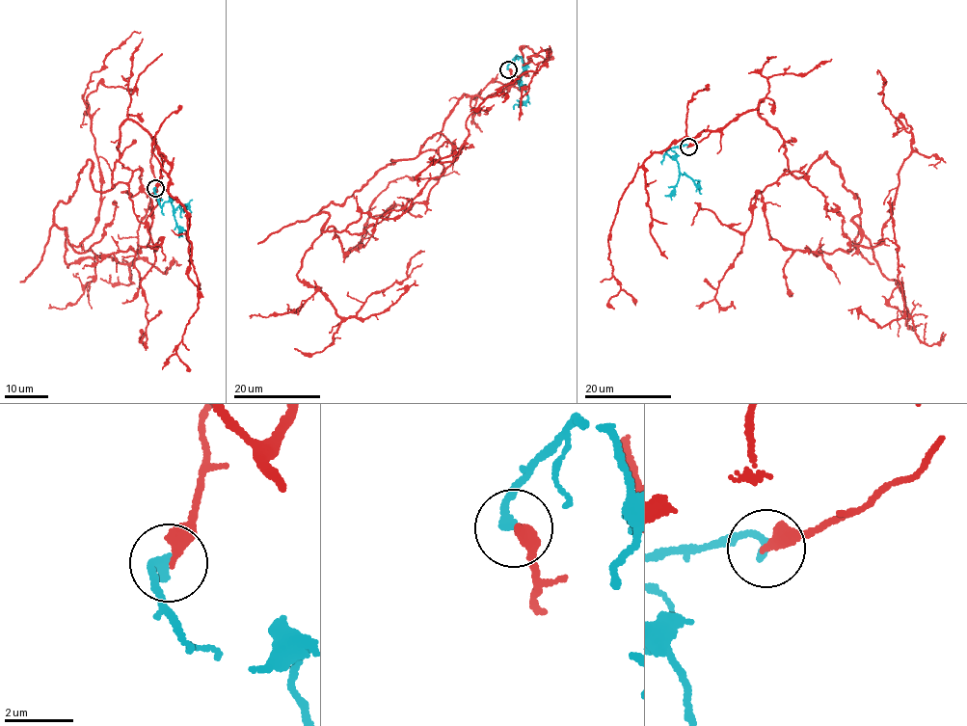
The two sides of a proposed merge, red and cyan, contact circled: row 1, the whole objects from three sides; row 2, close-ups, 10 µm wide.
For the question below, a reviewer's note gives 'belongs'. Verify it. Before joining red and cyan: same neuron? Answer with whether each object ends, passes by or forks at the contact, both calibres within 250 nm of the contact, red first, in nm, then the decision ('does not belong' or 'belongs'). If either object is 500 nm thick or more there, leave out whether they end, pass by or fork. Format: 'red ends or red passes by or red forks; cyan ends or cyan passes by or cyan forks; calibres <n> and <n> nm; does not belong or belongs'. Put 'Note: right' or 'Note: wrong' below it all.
red ends; cyan ends; calibres 320 and 280 nm; does not belong
Note: wrong

